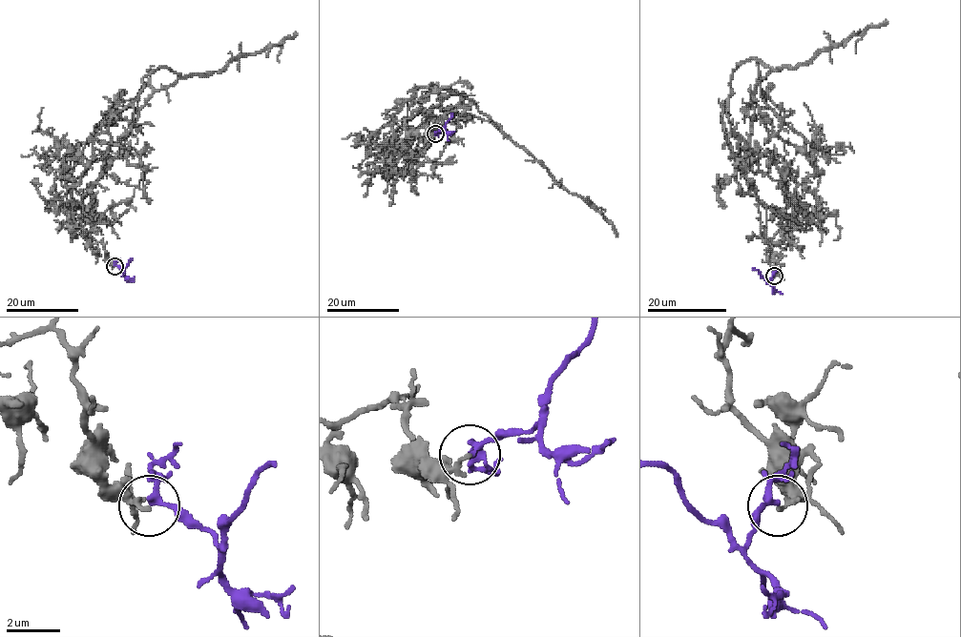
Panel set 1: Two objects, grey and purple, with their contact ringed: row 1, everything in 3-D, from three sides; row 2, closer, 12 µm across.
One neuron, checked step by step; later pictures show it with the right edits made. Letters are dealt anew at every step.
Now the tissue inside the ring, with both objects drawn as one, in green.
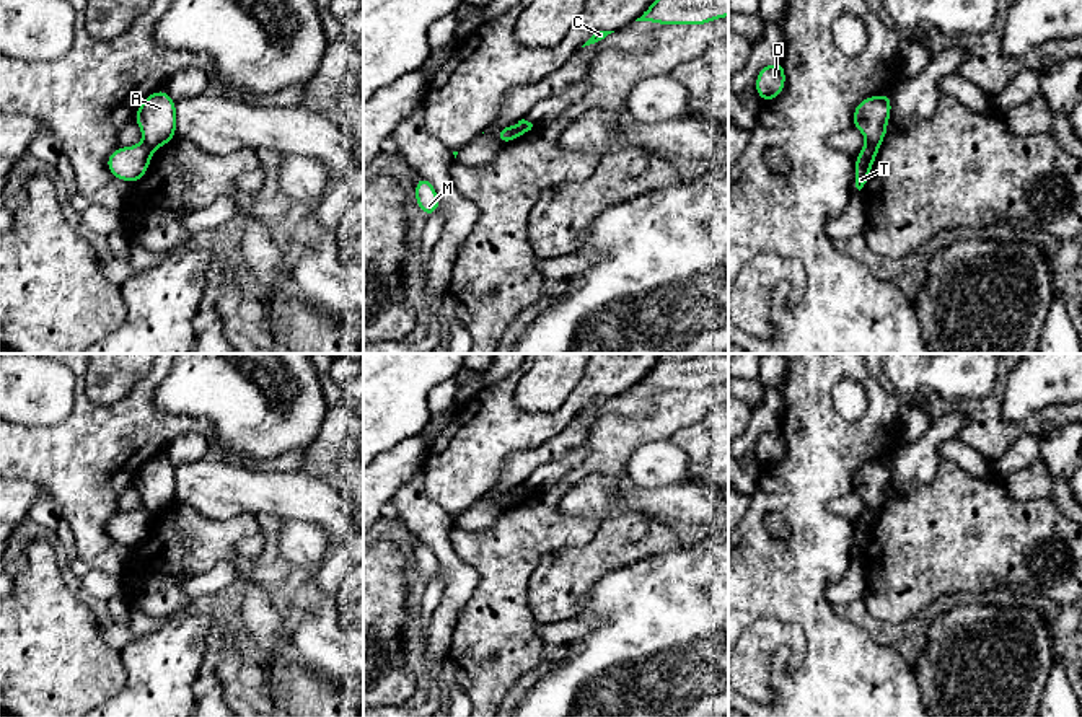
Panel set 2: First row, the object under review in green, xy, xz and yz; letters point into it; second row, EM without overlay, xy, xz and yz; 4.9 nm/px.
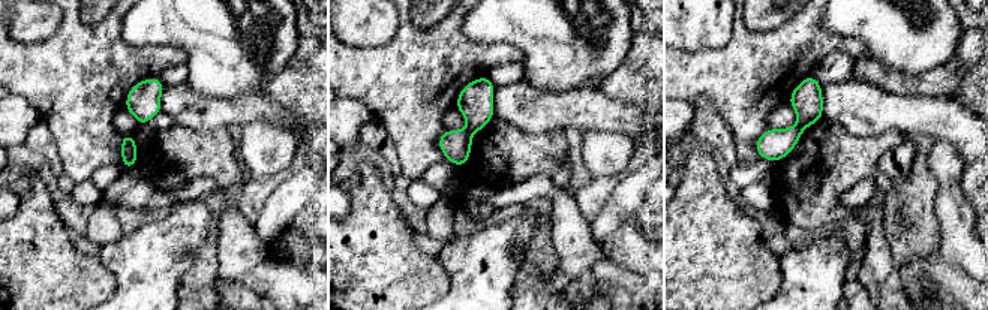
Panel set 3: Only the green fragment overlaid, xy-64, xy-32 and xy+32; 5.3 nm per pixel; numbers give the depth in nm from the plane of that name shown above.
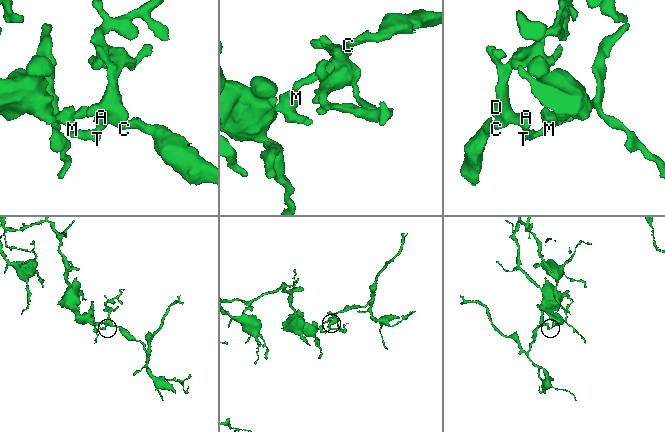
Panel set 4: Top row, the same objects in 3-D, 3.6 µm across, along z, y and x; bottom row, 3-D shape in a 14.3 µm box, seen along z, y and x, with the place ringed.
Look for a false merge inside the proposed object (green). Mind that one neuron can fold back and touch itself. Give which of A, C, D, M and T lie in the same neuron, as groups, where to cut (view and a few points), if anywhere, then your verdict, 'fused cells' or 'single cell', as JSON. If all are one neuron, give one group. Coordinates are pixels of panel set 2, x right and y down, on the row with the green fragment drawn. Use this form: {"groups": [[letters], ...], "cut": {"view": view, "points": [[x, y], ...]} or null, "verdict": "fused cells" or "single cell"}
{"groups": [["A", "C", "D"], ["M", "T"]], "cut": {"view": "yz", "points": [[866, 144], [879, 145]]}, "verdict": "fused cells"}

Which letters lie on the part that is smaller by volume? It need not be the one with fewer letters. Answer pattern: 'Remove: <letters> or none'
Remove: A, C, D

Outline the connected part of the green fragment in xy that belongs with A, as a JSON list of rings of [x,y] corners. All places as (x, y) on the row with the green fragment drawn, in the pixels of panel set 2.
[[[161,88],[142,99],[134,121],[143,143],[158,150],[176,137],[176,101]]]

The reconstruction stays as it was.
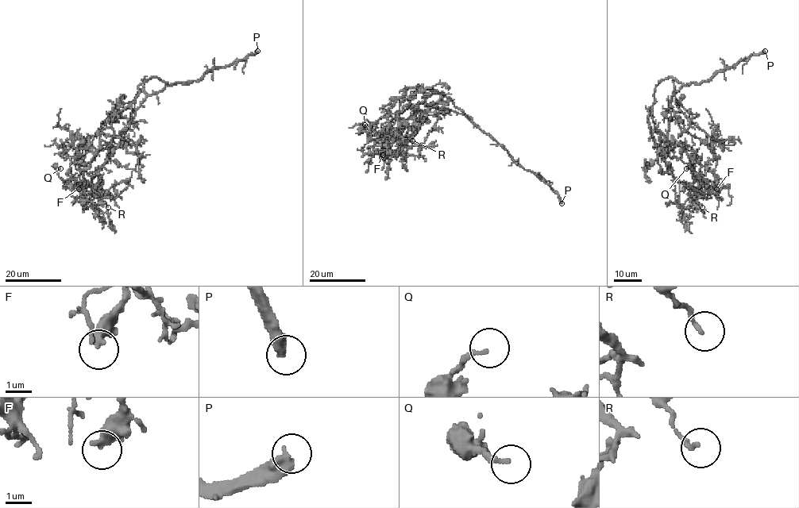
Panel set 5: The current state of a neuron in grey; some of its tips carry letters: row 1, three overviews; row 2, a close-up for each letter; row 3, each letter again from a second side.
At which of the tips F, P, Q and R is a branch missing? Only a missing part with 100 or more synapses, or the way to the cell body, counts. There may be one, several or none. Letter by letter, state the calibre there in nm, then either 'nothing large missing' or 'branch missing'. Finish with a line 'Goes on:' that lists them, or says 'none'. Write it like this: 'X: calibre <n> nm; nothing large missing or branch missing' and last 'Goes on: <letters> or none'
F: calibre 440 nm; nothing large missing
P: calibre 480 nm; branch missing
Q: calibre 180 nm; nothing large missing
R: calibre 140 nm; nothing large missing
Goes on: P

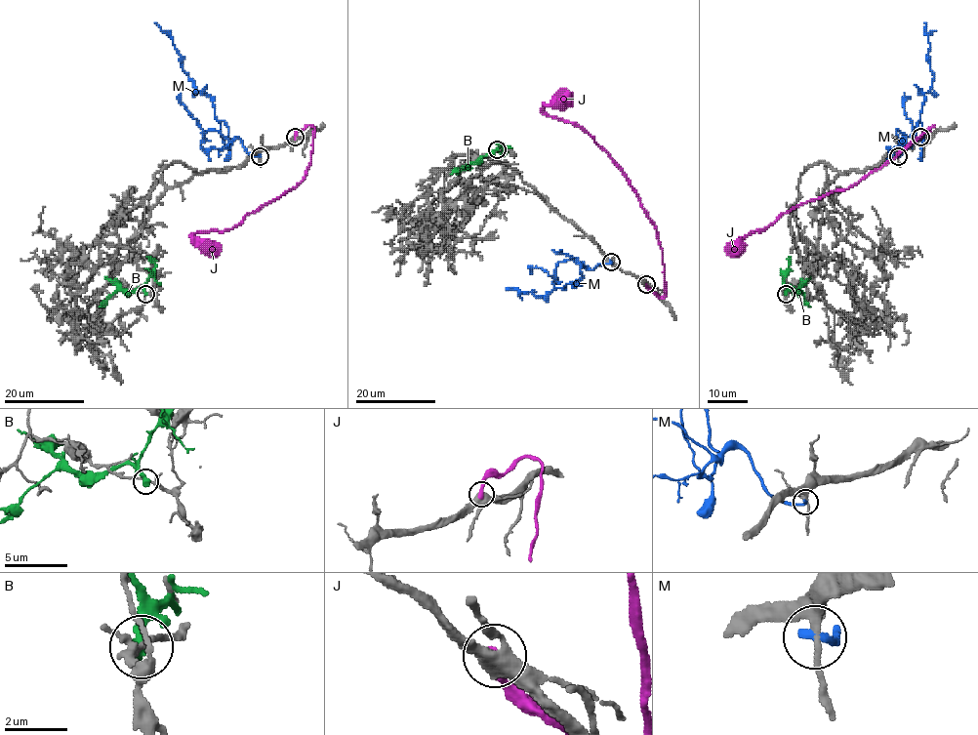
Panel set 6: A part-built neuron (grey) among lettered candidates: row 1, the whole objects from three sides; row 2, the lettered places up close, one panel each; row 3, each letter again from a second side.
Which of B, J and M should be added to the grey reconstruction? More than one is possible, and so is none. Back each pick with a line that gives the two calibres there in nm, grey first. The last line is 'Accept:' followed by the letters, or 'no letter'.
Accept: no letter

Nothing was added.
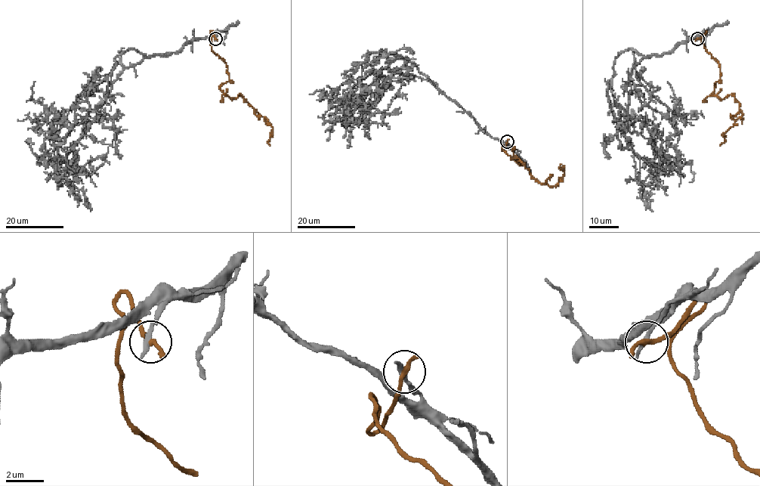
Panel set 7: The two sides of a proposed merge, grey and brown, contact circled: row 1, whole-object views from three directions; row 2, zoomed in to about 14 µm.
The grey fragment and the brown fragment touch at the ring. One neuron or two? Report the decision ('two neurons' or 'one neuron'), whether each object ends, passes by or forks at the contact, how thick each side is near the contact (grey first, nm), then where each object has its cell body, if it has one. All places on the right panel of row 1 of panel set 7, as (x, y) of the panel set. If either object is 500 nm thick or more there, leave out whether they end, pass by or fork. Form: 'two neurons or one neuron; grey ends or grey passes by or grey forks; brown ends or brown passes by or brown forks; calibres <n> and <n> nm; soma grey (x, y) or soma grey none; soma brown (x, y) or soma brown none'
two neurons; grey ends; brown passes by; calibres 300 and 240 nm; soma grey none; soma brown none

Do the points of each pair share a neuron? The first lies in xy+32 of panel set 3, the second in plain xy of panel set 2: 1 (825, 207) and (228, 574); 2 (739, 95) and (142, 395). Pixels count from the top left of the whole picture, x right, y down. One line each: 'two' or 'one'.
1: two
2: one

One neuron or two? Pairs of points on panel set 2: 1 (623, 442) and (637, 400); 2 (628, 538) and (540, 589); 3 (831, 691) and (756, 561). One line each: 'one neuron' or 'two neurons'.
1: two neurons
2: one neuron
3: one neuron

